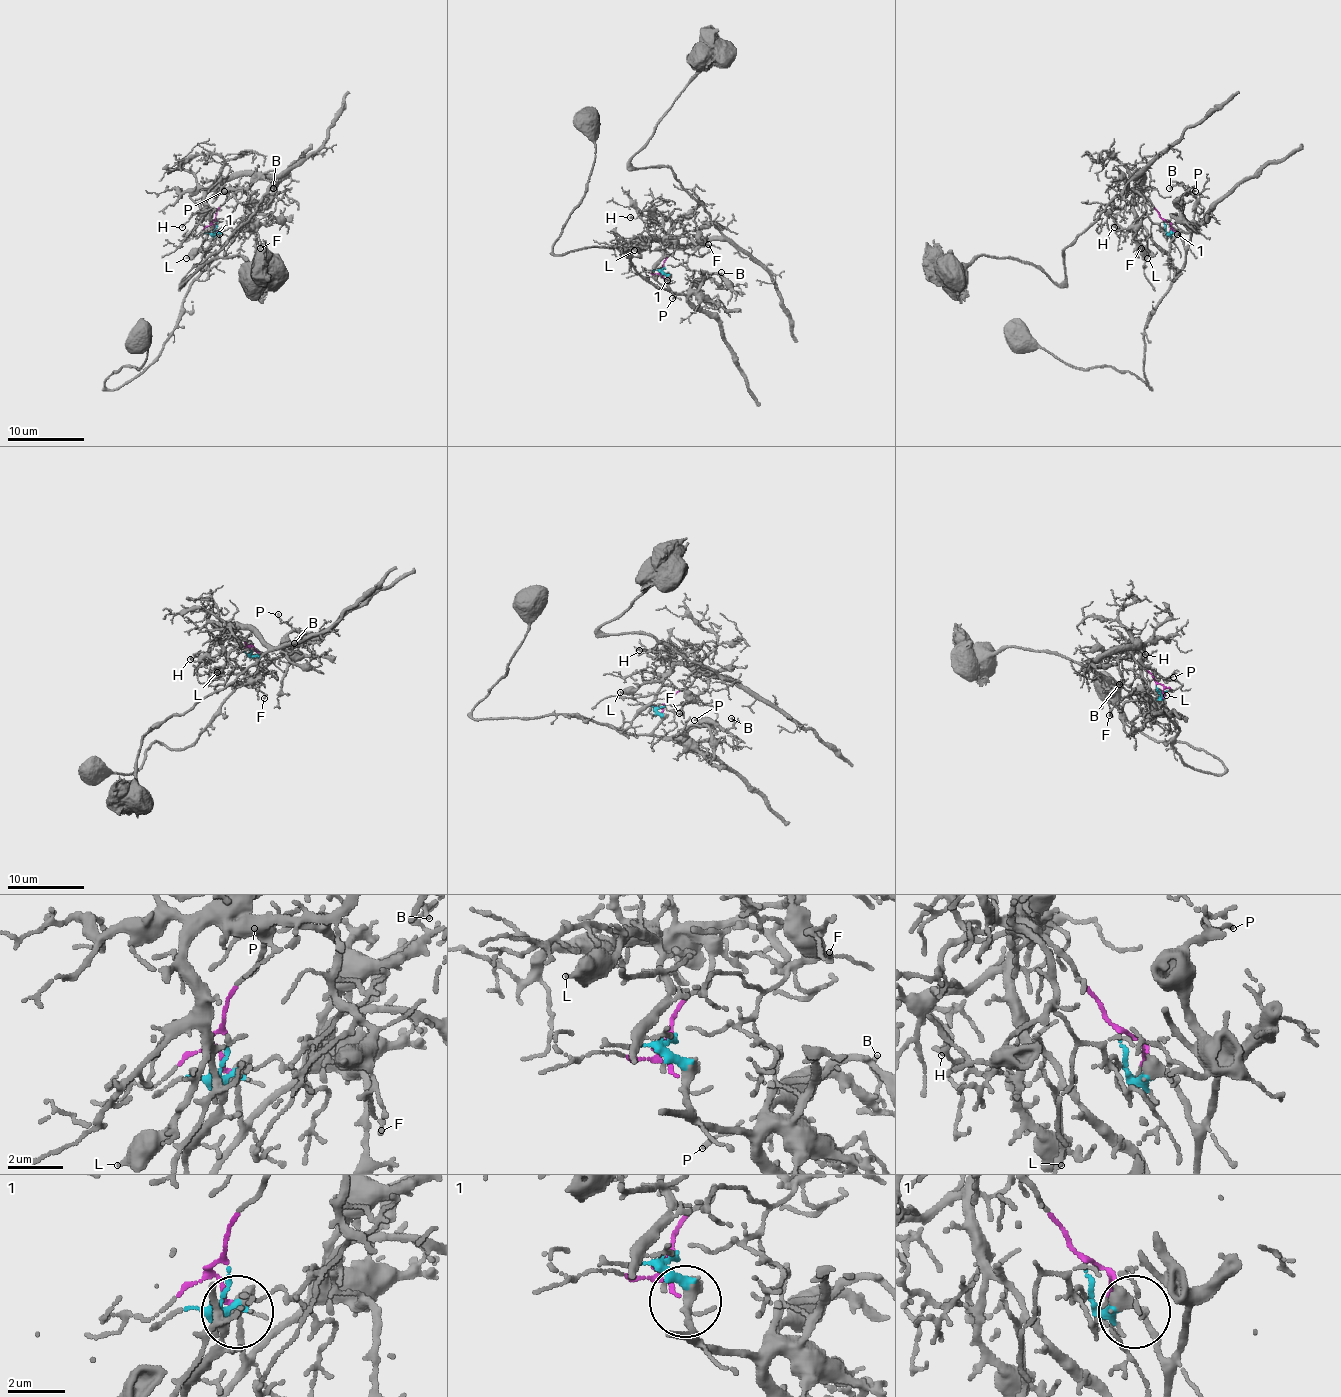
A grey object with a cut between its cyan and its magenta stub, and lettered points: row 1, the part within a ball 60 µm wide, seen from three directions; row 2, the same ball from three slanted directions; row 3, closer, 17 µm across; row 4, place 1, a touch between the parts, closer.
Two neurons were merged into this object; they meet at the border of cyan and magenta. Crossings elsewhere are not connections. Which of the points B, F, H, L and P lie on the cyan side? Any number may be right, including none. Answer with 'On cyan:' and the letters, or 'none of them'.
On cyan: B, P

